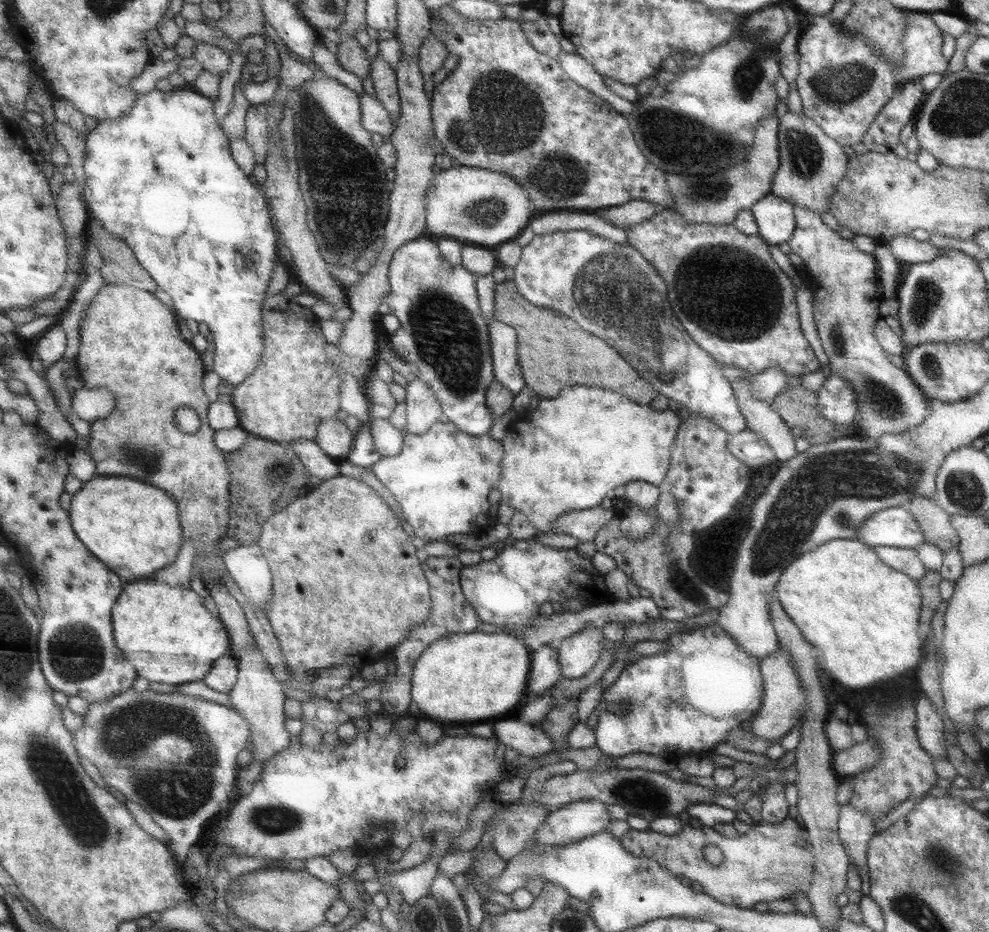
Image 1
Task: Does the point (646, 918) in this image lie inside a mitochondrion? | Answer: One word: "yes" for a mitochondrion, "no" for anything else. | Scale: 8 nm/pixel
no

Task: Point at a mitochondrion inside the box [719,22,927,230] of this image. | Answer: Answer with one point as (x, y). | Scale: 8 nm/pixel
(836, 86)

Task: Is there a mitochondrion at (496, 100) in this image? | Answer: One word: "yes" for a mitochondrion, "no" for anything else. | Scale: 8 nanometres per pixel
yes

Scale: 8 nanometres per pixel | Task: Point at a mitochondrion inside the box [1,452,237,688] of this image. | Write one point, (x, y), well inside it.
(77, 654)

